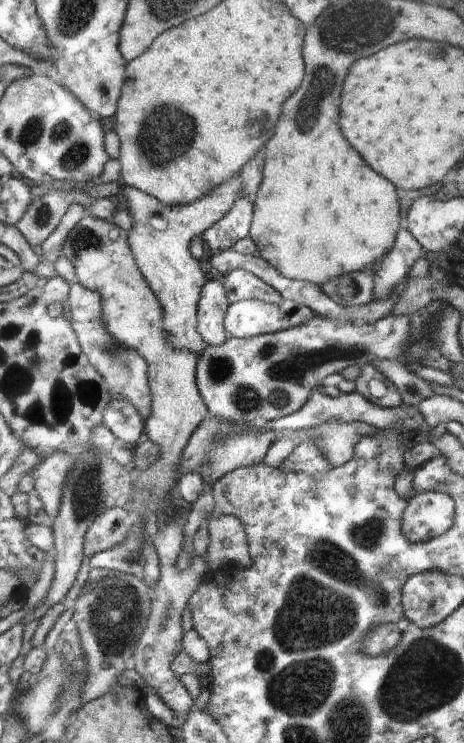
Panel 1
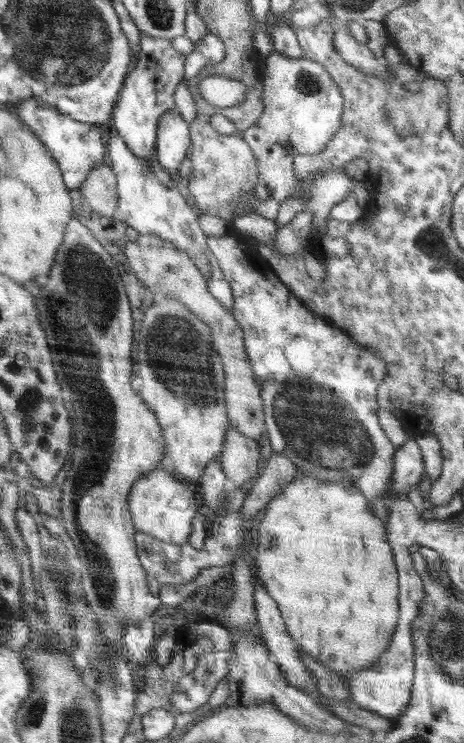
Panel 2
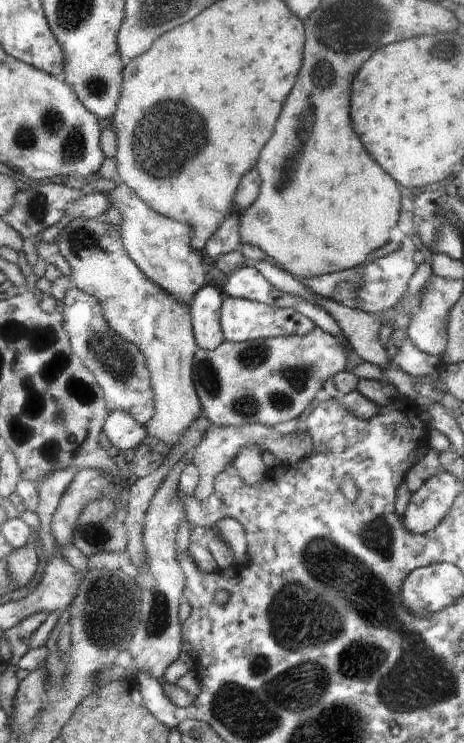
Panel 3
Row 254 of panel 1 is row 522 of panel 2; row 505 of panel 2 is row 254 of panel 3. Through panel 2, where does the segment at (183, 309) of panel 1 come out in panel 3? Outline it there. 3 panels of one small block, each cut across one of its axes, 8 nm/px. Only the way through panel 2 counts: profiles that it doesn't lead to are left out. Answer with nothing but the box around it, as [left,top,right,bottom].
[106,181,206,306]

